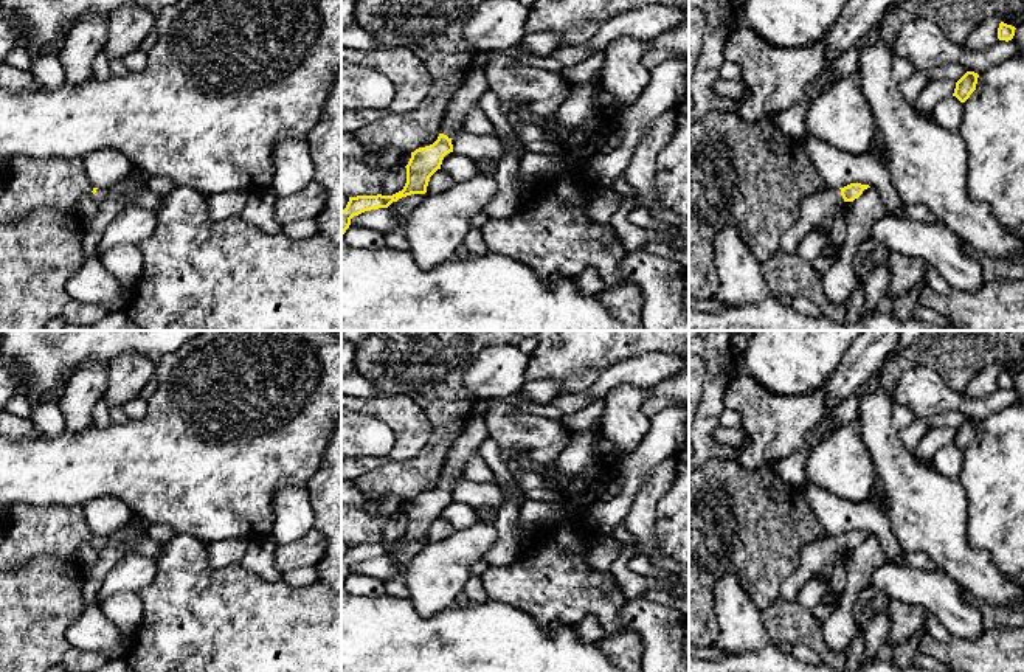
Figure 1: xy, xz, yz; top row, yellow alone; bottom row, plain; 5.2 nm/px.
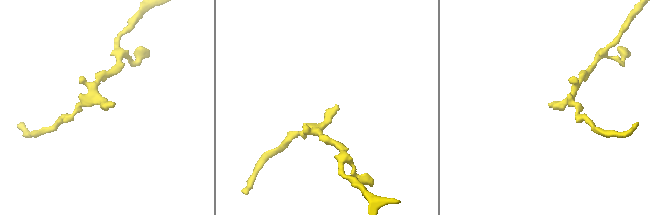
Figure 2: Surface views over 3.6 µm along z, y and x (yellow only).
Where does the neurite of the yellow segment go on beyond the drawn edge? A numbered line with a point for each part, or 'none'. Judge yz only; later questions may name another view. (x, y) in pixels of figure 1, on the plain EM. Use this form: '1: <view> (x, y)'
1: yz (815, 556)

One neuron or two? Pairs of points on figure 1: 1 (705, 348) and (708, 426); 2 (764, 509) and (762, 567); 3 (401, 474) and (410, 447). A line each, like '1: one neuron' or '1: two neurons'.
1: one neuron
2: one neuron
3: two neurons

